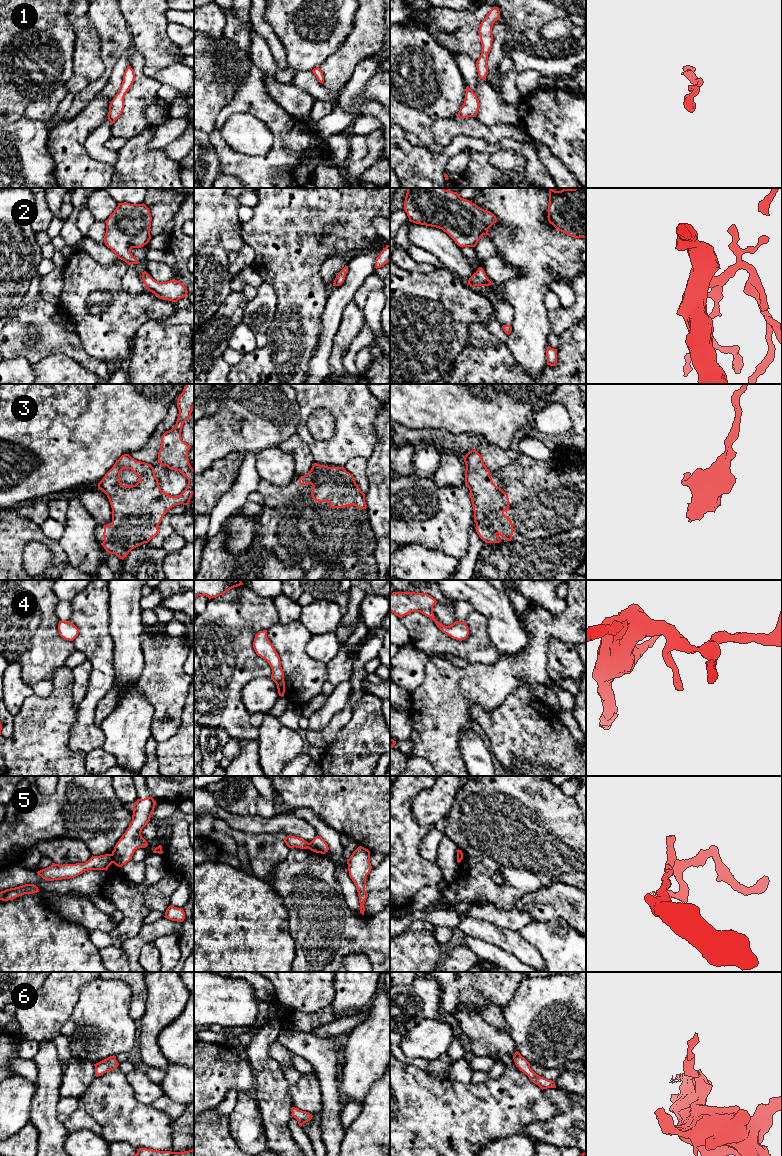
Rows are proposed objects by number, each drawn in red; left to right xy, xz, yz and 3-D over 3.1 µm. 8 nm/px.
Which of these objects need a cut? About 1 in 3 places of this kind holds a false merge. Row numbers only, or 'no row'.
5

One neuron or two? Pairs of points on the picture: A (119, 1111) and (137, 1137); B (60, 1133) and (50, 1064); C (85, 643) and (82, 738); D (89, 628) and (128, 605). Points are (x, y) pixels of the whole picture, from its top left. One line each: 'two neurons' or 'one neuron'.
A: one neuron
B: one neuron
C: one neuron
D: two neurons

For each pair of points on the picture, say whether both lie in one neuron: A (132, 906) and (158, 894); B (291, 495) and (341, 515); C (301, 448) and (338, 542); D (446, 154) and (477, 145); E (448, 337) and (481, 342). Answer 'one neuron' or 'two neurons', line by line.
A: two neurons
B: one neuron
C: two neurons
D: one neuron
E: two neurons

